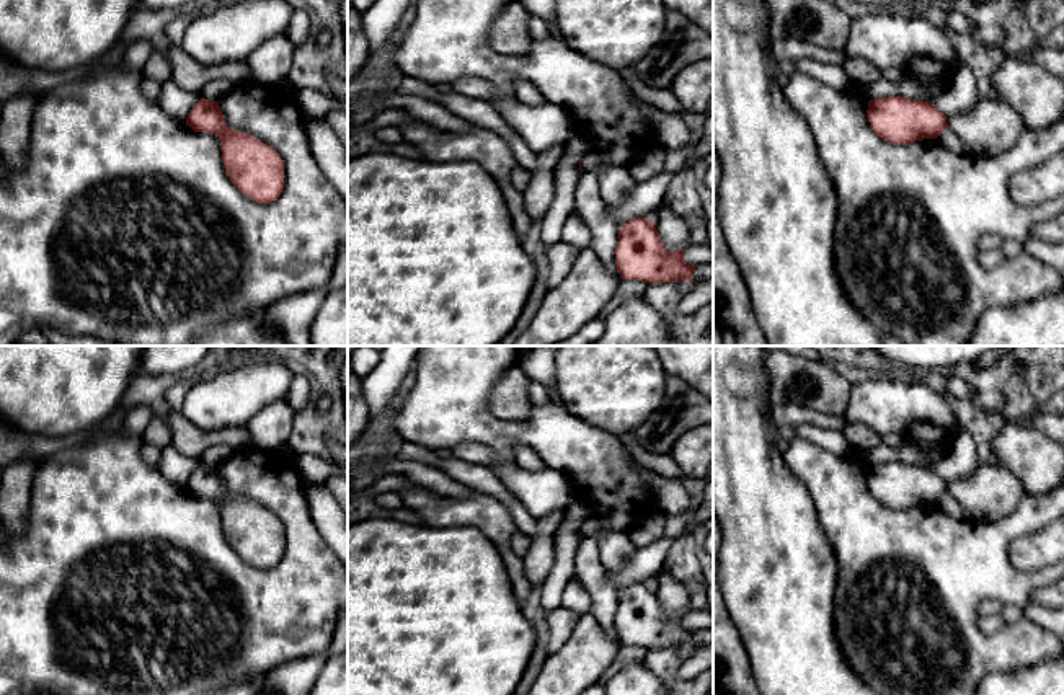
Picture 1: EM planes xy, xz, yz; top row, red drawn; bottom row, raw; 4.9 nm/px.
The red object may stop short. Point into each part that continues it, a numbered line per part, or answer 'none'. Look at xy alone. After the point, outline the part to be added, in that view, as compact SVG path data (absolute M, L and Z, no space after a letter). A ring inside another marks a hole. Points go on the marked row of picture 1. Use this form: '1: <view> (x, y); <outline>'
none

